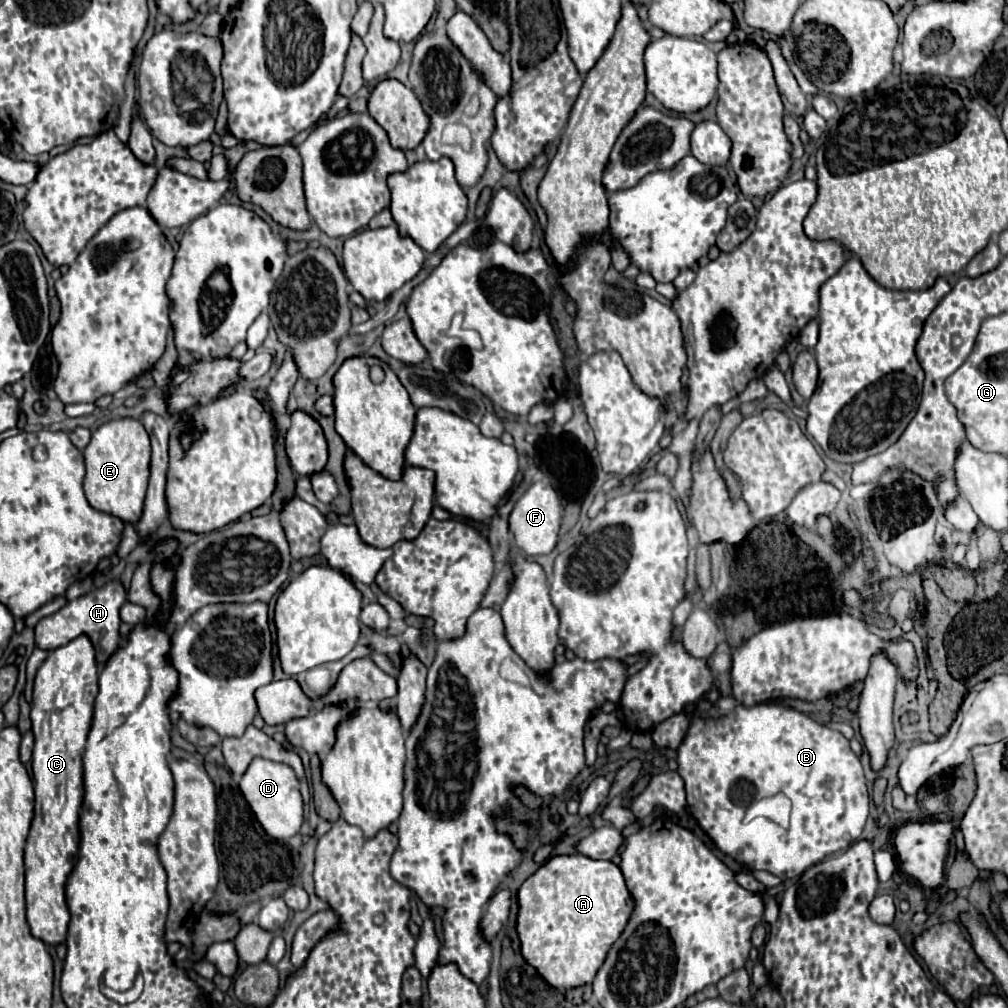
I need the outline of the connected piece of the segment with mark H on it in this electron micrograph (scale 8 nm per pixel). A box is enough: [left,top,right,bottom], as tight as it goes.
[35,581,125,659]

